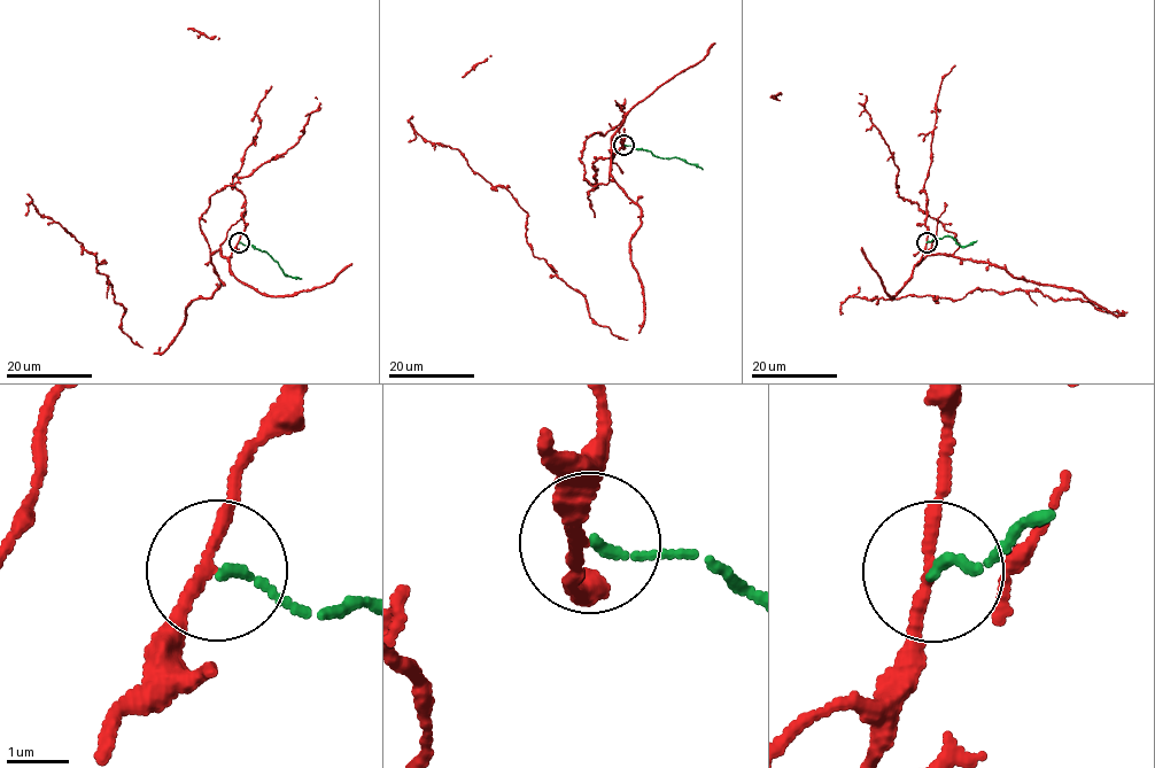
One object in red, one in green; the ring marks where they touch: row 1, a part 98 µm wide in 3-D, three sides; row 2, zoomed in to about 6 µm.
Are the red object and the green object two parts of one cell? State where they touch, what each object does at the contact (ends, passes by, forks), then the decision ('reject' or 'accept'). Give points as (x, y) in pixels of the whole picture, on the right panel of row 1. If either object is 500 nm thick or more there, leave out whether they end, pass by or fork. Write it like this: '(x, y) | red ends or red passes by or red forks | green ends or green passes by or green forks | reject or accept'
(927, 242) | red passes by | green ends | reject

